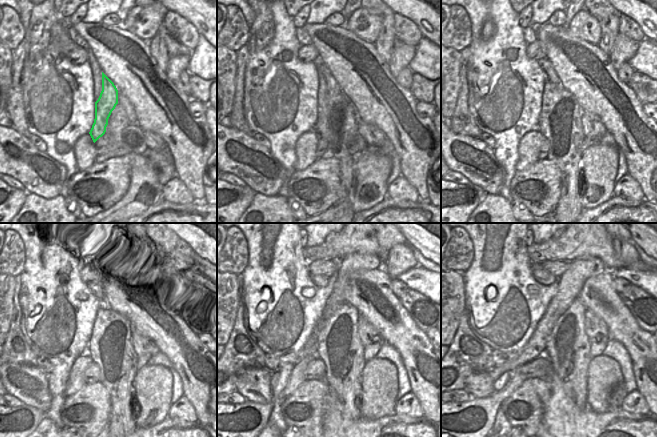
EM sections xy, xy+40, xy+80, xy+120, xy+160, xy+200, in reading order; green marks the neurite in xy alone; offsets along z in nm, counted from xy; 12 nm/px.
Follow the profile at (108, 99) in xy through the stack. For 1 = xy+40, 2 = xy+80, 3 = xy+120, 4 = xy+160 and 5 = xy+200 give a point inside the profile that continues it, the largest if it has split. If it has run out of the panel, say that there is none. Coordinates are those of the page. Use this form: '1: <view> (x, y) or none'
1: xy+40 (333, 89)
2: xy+80 (546, 65)
3: xy+120 (97, 287)
4: xy+160 (320, 280)
5: xy+200 (542, 276)

